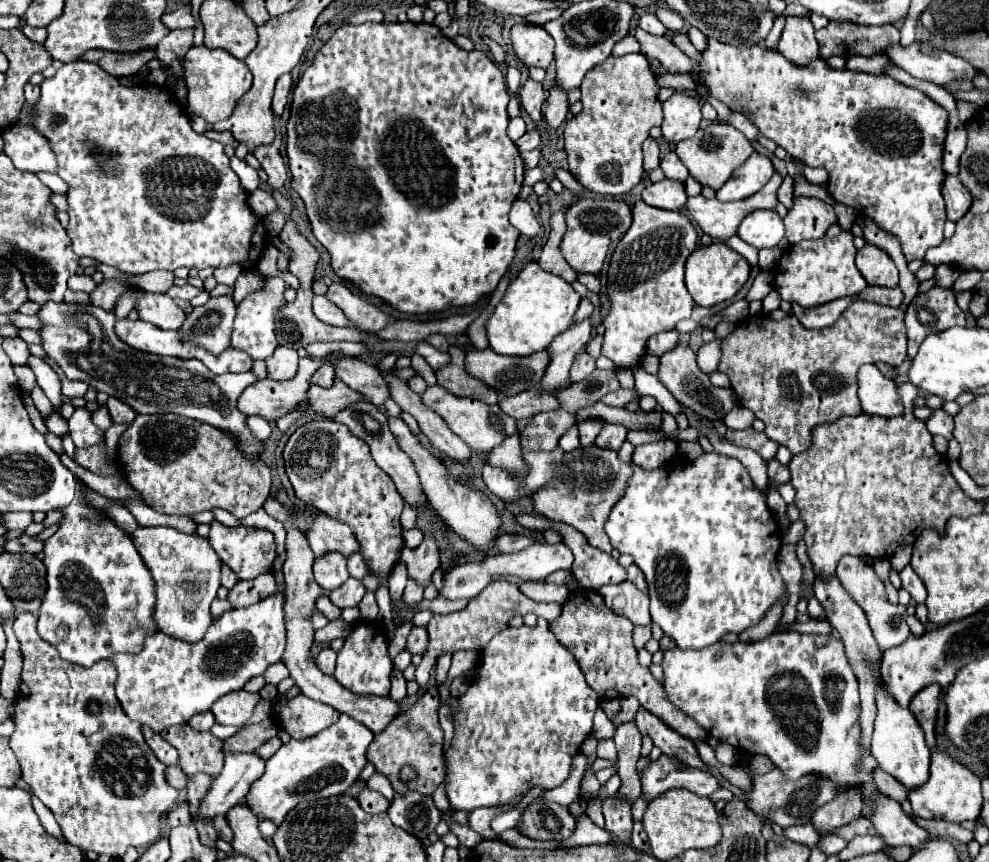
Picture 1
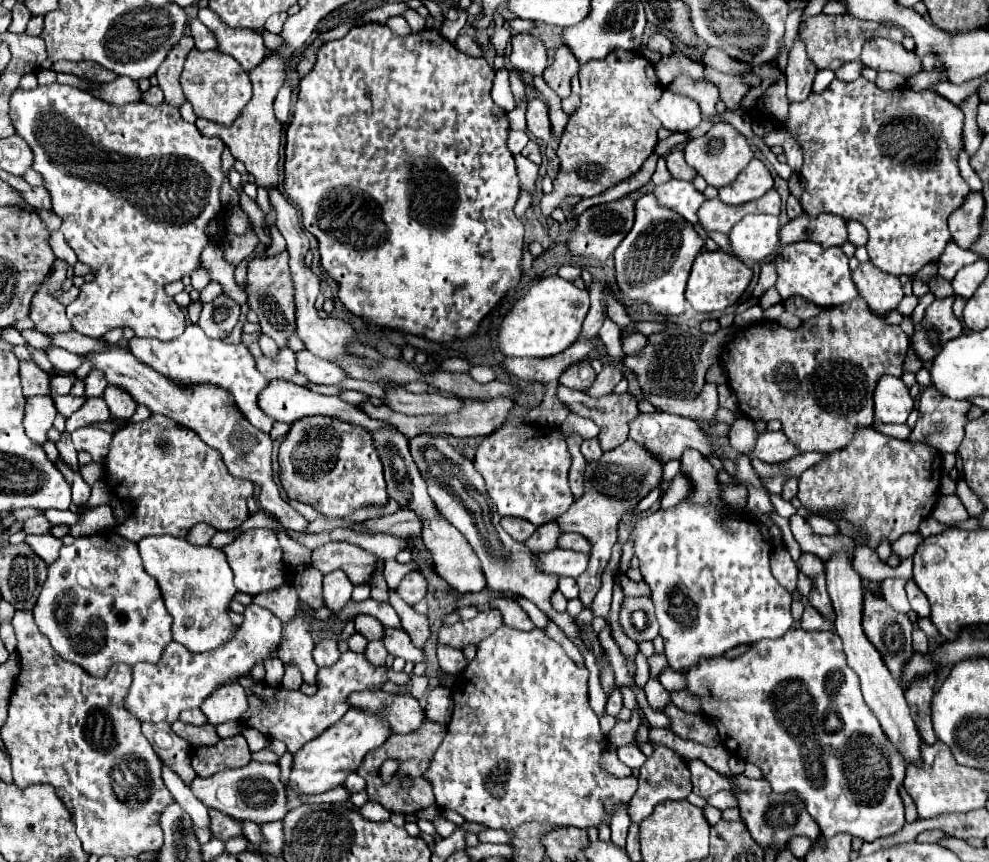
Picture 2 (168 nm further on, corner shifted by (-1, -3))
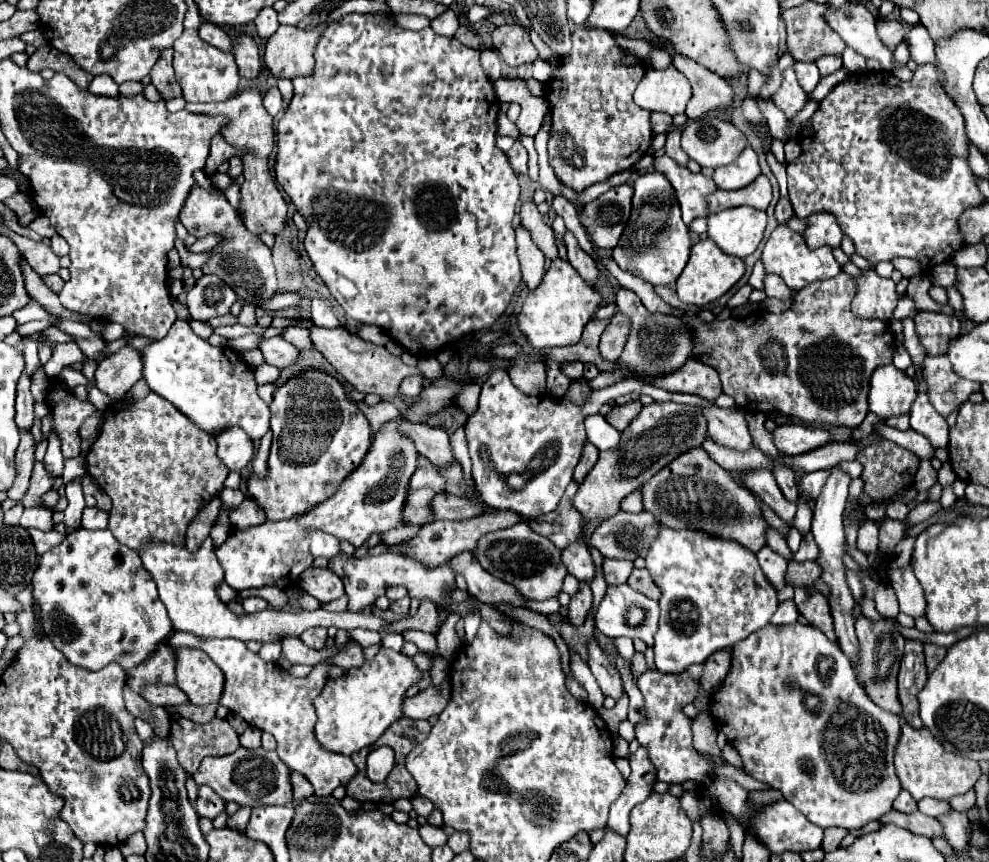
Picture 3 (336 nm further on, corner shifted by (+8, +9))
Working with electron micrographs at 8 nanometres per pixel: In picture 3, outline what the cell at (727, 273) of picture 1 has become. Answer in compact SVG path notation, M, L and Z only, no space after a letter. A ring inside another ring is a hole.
M704 239L692 247L688 265L684 267L682 275L676 279L676 291L678 291L678 297L682 303L692 303L692 305L704 307L704 305L720 299L742 275L744 275L742 259L728 257L728 253L720 251L720 247L716 243L712 243L710 239Z

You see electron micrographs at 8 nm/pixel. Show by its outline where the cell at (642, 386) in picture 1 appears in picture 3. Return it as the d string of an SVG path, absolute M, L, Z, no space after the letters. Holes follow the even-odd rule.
M782 425L772 431L774 445L778 453L784 455L802 455L824 443L828 443L828 431L812 429L804 425Z

